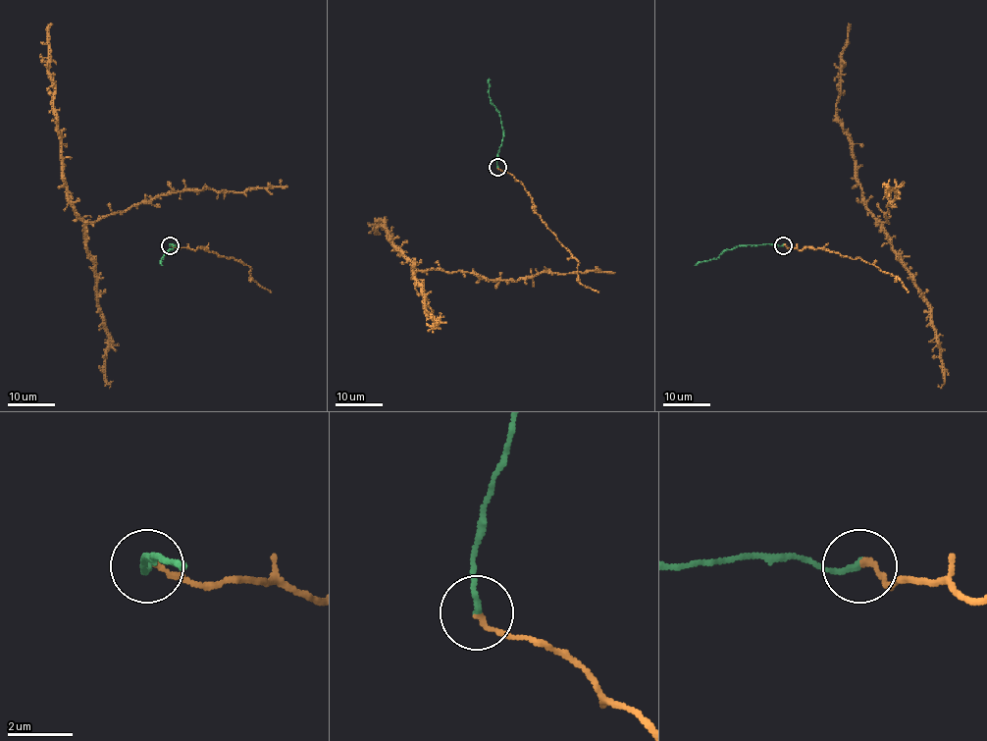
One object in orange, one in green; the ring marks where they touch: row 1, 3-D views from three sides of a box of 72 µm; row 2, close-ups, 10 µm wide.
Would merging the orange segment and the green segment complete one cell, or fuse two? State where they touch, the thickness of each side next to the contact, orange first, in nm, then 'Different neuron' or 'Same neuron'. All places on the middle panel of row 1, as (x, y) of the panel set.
Place: (497, 167). Thickness 160 nm (orange) against 190 nm. Same neuron

